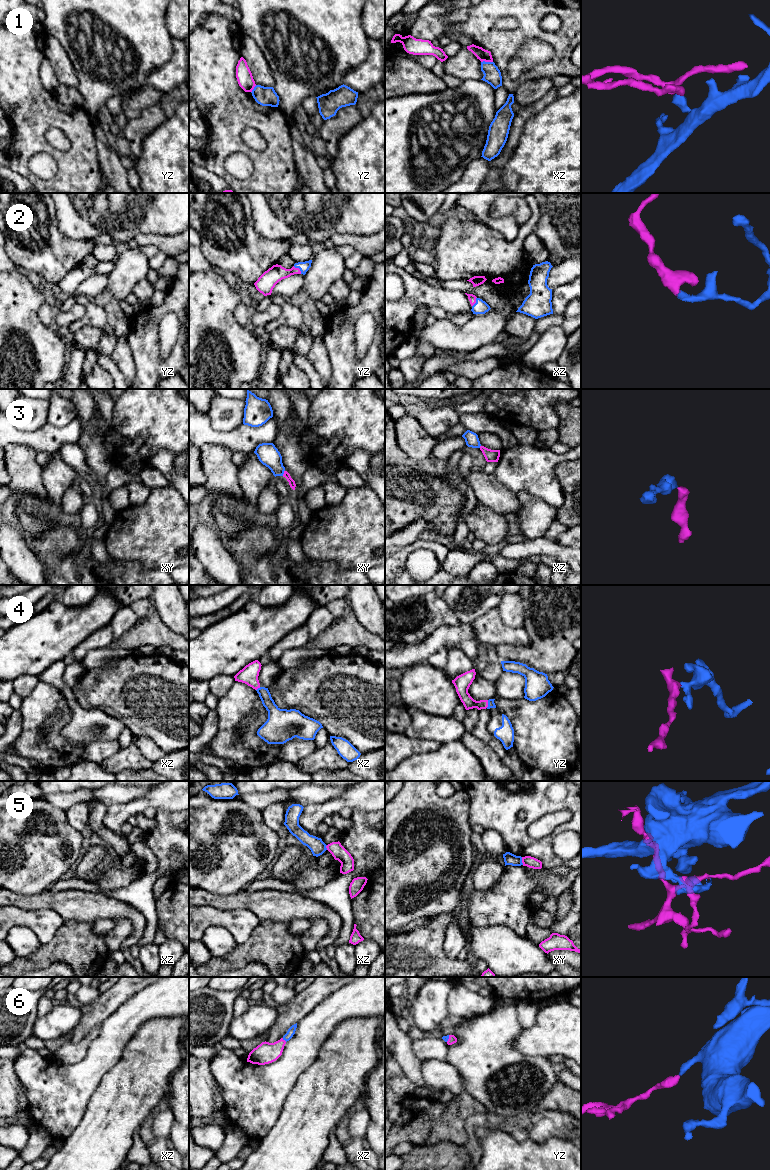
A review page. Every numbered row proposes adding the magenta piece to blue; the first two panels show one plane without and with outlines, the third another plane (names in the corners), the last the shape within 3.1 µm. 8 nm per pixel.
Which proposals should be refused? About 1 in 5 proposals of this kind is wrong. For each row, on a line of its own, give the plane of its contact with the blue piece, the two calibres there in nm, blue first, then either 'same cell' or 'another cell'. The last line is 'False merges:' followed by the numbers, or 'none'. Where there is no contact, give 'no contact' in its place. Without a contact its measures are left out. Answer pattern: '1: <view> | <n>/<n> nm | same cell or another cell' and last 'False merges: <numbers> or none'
1: xz | 140/100 nm | another cell
2: yz | 80/140 nm | same cell
3: xy | 170/50 nm | same cell
4: yz | 60/100 nm | same cell
5: xy | 100/90 nm | another cell
6: xz | 60/170 nm | same cell
False merges: 1, 5

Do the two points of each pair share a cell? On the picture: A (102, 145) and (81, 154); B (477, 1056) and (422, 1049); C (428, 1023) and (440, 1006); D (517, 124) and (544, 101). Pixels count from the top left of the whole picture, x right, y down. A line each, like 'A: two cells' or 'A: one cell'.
A: two cells
B: two cells
C: one cell
D: one cell

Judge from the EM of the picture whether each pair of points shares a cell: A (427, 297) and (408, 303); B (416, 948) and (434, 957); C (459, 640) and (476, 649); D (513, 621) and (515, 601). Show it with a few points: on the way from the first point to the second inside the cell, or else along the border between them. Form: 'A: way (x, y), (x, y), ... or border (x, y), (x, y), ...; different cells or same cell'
A: way (422, 297), (415, 297), (413, 299); same cell
B: way (420, 952), (425, 957), (430, 957); same cell
C: way (463, 640), (472, 648); same cell
D: way (513, 616), (513, 606); same cell

